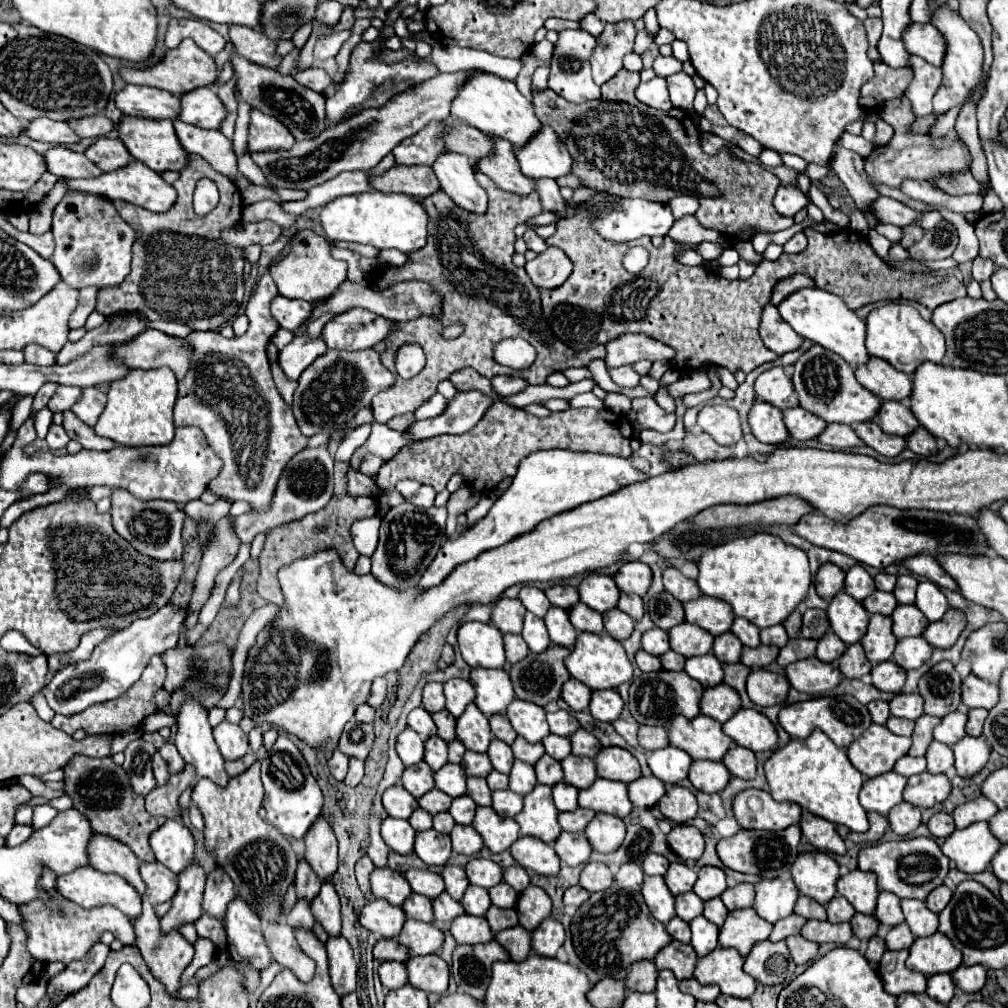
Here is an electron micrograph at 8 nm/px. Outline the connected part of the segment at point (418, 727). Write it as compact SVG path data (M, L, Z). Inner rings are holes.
M423 706L415 708L413 712L409 712L407 724L409 724L409 728L415 730L423 740L427 740L427 738L431 738L433 734L437 734L437 726L435 726L431 714L429 714Z

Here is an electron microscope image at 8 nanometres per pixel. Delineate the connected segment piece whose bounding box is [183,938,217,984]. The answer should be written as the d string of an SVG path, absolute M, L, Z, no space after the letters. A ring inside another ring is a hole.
M199 938L197 944L195 944L195 958L187 966L187 972L183 972L183 984L187 984L201 966L213 962L215 956L217 956L217 948L213 946L213 942L211 940L205 940L205 938Z

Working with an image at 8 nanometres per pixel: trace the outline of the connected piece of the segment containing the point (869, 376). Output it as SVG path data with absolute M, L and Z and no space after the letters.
M871 358L871 364L867 364L867 368L857 368L855 376L881 400L909 400L913 390L911 378L905 372L897 372L891 368L891 364L879 358Z

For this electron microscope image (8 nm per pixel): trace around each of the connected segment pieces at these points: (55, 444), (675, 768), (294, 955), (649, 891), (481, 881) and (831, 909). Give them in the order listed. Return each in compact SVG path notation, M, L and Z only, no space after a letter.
M53 424L51 428L49 428L49 434L47 434L47 446L51 448L51 450L61 450L61 448L65 448L67 446L67 442L69 442L69 436L65 434L65 430L63 430L63 426L57 426L57 424Z
M665 746L647 754L647 764L651 772L665 784L677 784L687 778L691 762L693 760L687 756L687 752L675 746Z
M271 924L263 930L265 934L265 942L273 954L273 960L281 966L281 968L287 968L291 970L297 980L301 982L309 982L313 978L313 972L315 972L315 962L309 960L297 940L295 940L295 934L293 934L293 928L287 926L287 924Z
M645 876L641 894L651 914L661 924L667 924L675 916L675 896L669 892L663 876Z
M471 858L465 866L465 872L471 884L483 888L491 888L493 884L499 884L503 880L503 870L493 860L485 858Z
M835 896L827 906L827 920L829 922L849 922L851 916L855 914L855 908L843 898L843 896Z

